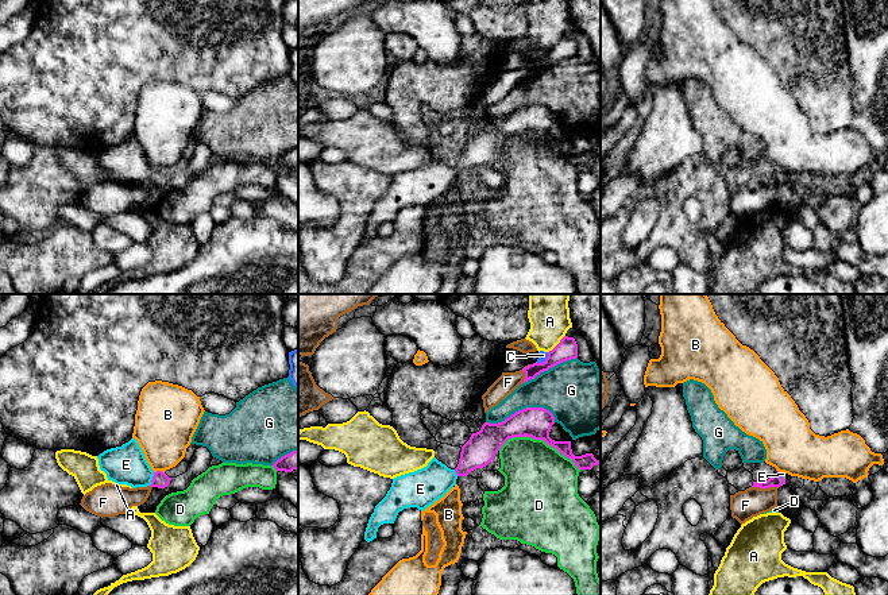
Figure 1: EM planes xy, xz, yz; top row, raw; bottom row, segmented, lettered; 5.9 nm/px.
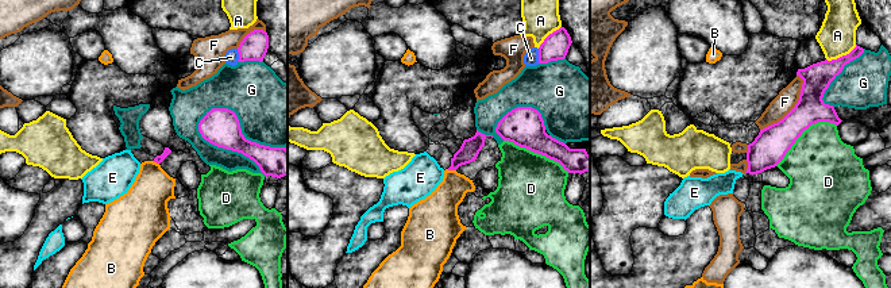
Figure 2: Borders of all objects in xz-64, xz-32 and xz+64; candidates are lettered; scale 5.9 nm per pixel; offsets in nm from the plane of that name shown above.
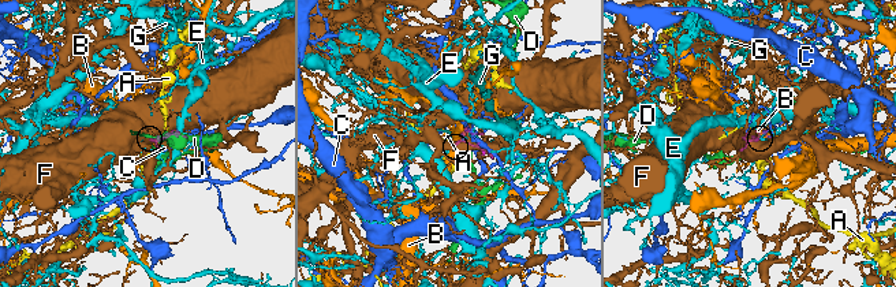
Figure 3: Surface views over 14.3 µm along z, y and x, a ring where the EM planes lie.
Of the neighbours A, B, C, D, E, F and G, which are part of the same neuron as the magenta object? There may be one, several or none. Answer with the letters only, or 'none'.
E

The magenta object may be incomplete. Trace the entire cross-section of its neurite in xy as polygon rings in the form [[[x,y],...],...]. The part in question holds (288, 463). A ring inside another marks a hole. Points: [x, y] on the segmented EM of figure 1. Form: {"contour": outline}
{"contour": [[[298,449],[278,459],[273,464],[273,467],[277,471],[285,471],[285,472],[292,472],[293,470],[298,470]]]}

